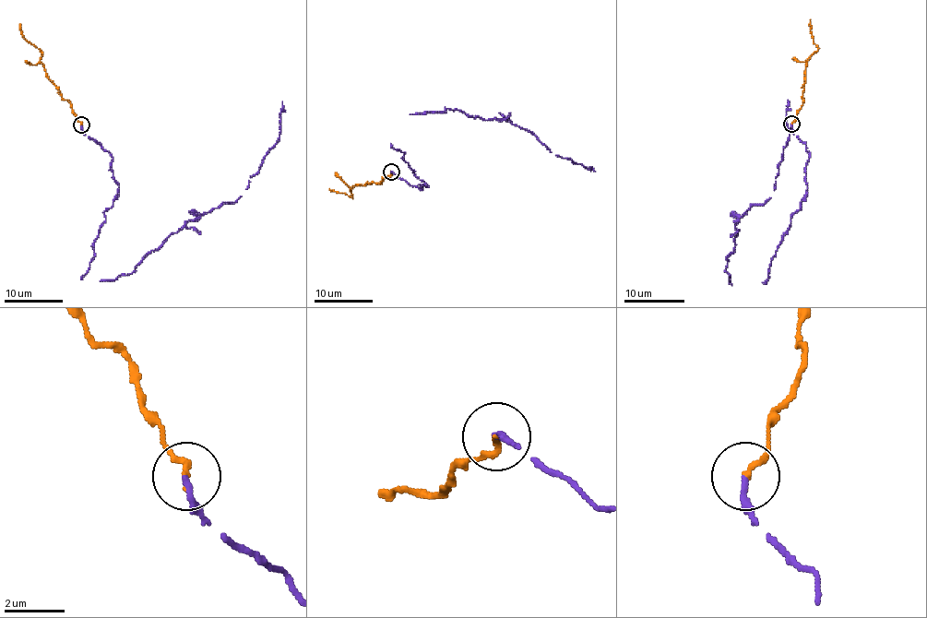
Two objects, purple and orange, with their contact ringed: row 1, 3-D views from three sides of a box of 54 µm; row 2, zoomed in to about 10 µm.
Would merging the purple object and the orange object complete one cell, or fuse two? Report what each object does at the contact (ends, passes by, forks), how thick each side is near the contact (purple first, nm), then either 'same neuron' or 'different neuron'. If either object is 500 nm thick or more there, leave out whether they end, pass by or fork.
purple ends there; orange ends there; 200 nm thick on the purple side, 190 nm on the other; same neuron

